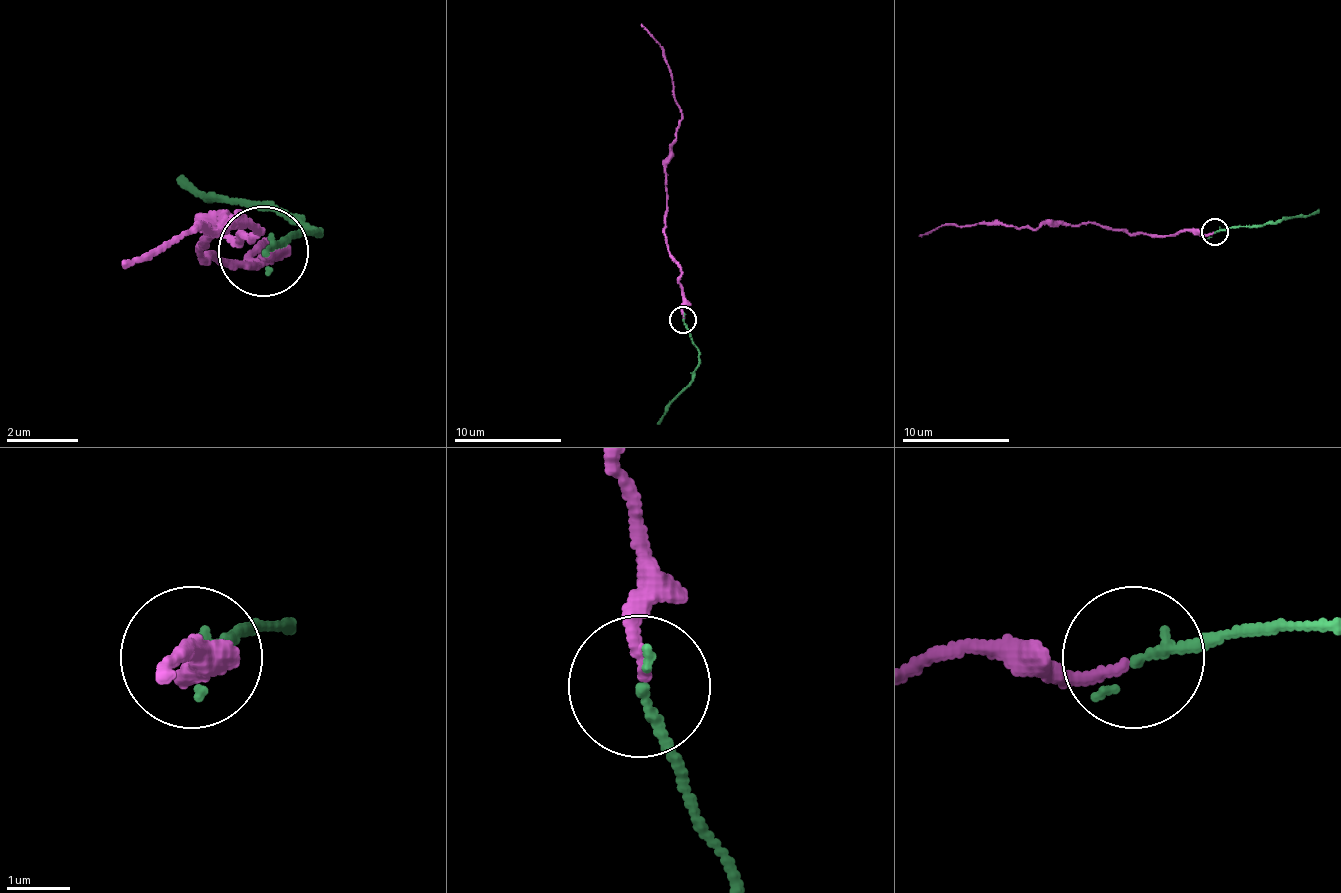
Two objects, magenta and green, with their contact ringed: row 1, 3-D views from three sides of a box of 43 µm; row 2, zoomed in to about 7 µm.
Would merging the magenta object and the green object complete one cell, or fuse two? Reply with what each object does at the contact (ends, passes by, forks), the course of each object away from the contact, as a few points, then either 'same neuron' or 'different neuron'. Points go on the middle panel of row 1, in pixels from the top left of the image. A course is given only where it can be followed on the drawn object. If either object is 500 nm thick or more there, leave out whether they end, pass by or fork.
magenta ends there; green ends there; magenta runs (685, 318), (682, 268), (668, 252), (663, 230), (666, 158), (682, 110), (674, 96), (663, 46), (642, 24); green runs (682, 318), (698, 351), (698, 367), (693, 383), (658, 423); different neuron

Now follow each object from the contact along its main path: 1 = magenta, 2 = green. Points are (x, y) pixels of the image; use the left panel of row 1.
1: (270, 248), (261, 266), (216, 257), (198, 248), (207, 221), (234, 239), (261, 230), (198, 230), (126, 266)
2: (261, 248), (315, 230), (180, 176)

